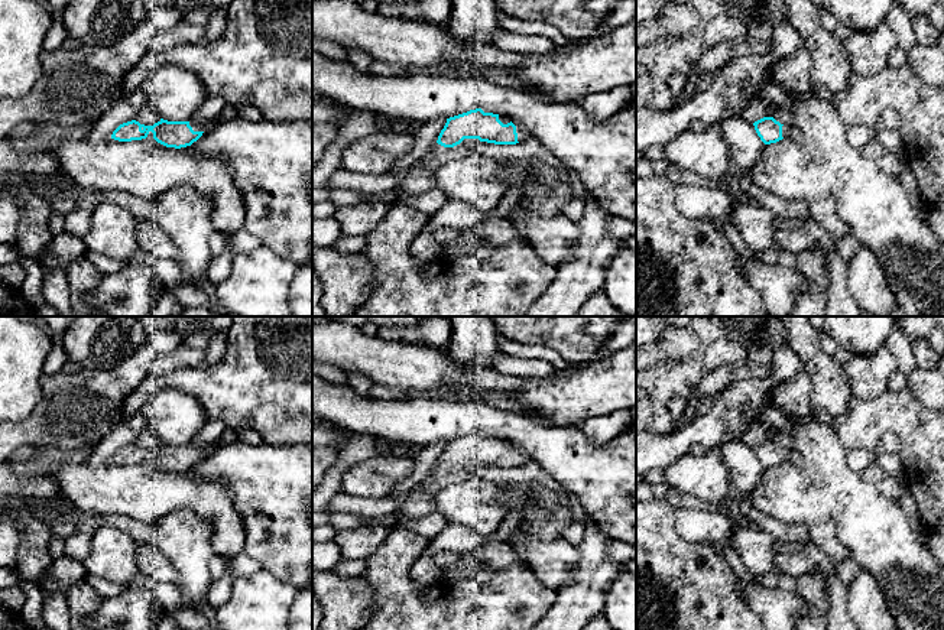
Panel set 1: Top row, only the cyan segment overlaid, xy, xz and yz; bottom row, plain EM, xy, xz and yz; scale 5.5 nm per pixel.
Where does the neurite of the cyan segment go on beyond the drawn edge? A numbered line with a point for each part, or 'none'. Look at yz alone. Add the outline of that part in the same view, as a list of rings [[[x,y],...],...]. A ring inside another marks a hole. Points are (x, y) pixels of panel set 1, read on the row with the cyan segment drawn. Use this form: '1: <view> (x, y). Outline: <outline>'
1: yz (788, 130). Outline: [[[792,123],[782,126],[782,137],[789,137],[798,146],[802,146],[802,142],[804,142],[801,131]]]

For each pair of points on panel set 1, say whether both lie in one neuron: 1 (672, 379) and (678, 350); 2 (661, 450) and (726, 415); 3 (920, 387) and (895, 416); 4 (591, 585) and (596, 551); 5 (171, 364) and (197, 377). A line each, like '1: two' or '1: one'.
1: two
2: one
3: two
4: one
5: two

